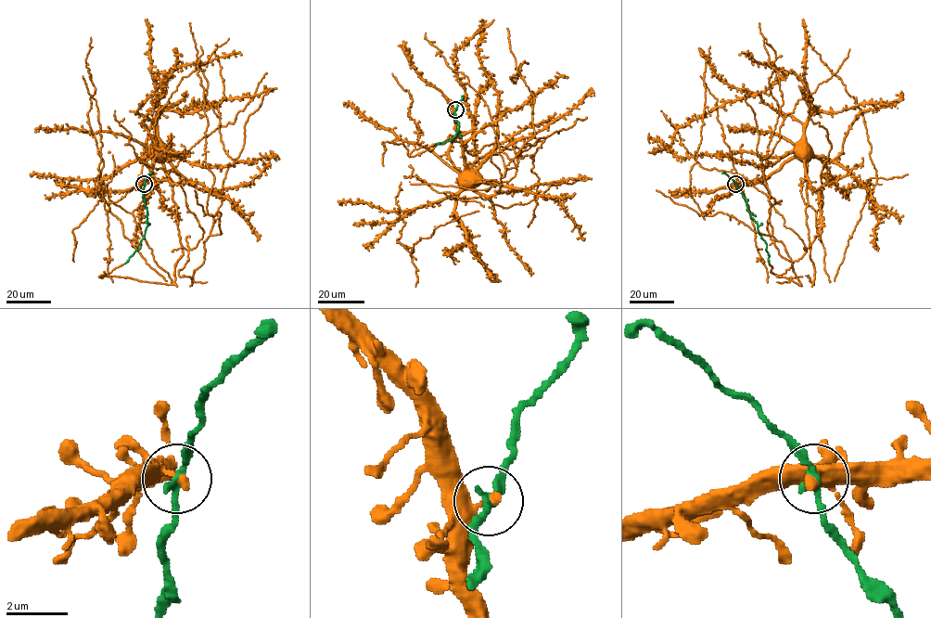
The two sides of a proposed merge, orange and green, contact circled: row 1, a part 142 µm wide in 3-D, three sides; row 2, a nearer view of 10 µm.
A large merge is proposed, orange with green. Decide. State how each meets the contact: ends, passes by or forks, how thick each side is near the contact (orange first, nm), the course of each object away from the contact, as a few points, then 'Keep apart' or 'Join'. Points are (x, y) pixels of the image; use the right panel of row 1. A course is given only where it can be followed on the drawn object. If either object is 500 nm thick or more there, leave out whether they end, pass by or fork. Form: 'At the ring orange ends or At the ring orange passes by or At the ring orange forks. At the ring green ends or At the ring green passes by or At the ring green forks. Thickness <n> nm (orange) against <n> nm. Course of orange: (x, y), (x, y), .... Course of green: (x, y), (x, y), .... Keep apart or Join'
At the ring orange ends. At the ring green passes by. Thickness 380 nm (orange) against 200 nm. Course of orange: (736, 184), (768, 178), (800, 148). Course of green: (736, 184), (766, 244), (769, 263). Join

